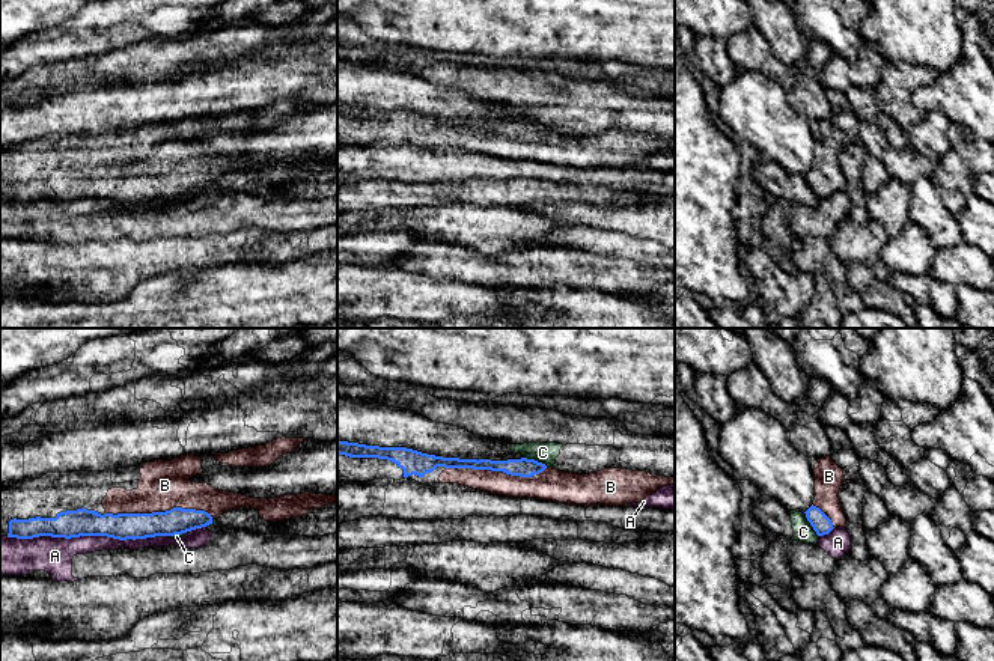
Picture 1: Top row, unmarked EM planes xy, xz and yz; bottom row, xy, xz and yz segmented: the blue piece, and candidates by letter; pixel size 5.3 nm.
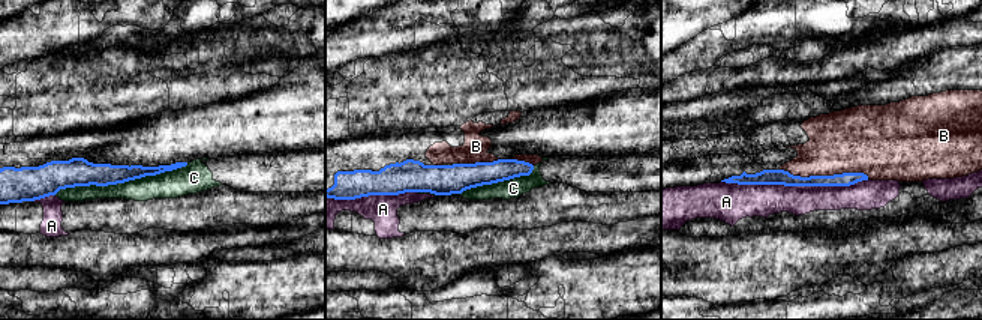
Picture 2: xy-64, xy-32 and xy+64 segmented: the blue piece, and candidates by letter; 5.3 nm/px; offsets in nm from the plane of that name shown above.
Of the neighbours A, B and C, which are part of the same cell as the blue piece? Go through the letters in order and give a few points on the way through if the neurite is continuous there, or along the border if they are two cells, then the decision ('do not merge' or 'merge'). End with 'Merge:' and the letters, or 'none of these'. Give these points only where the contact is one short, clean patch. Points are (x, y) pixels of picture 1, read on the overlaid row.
A: do not merge
B: merge
C: do not merge
Merge: B

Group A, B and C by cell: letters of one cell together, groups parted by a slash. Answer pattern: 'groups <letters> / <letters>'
groups A / B / C

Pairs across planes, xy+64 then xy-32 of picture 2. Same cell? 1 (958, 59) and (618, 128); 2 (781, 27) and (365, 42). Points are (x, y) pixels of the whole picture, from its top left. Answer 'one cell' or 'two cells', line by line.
1: two cells
2: one cell

